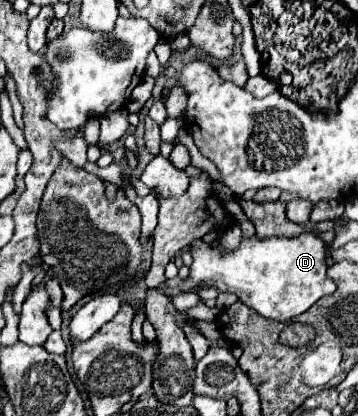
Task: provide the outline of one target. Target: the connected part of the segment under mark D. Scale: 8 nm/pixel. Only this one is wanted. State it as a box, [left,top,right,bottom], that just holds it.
[181,232,335,322]

